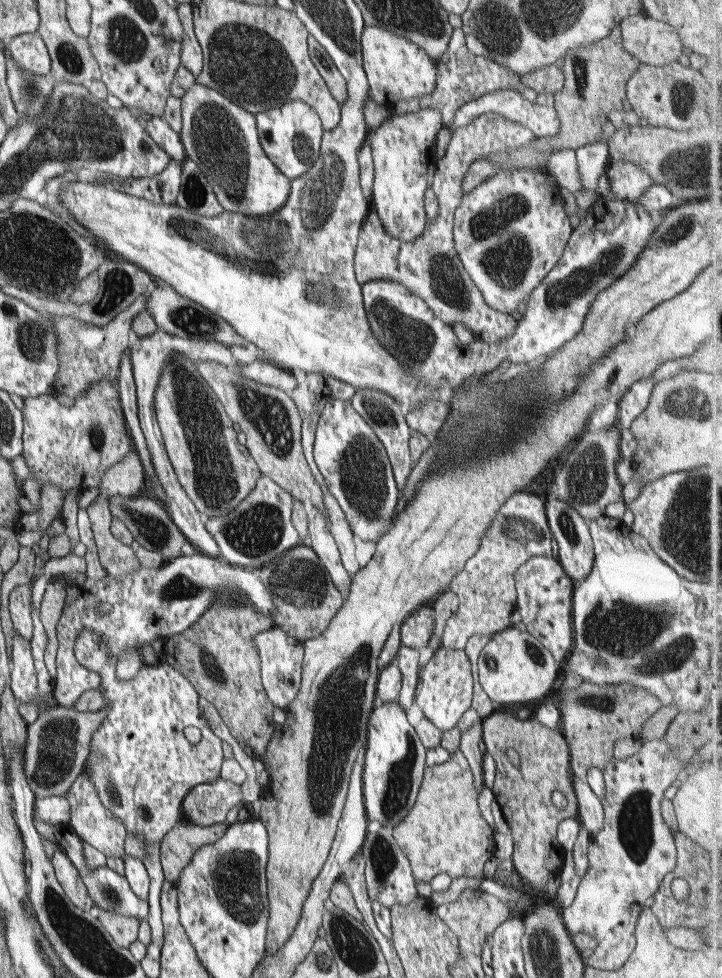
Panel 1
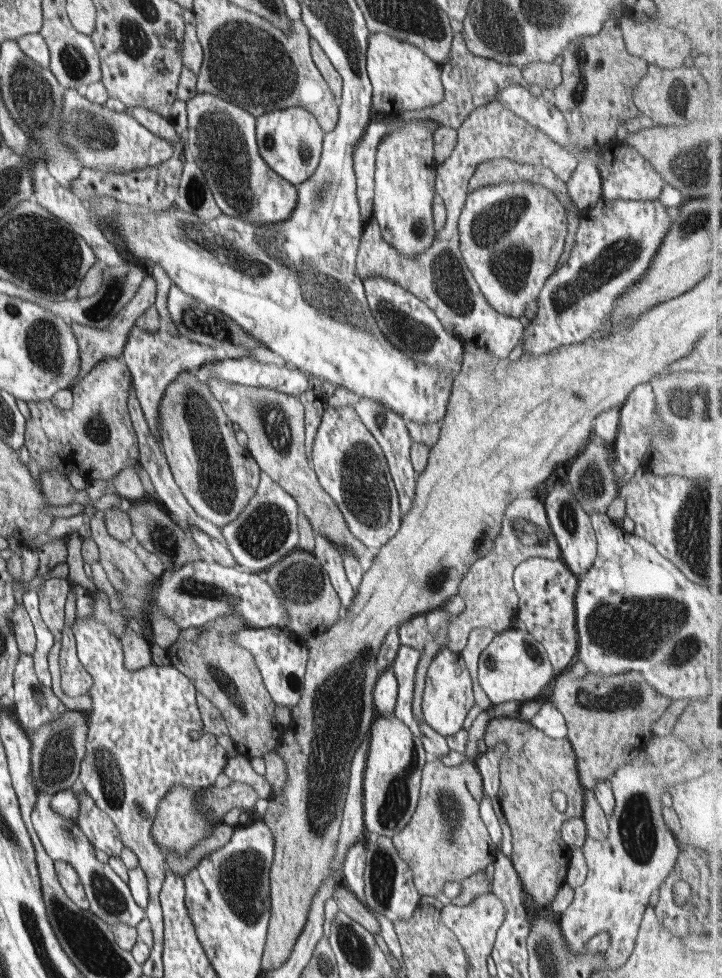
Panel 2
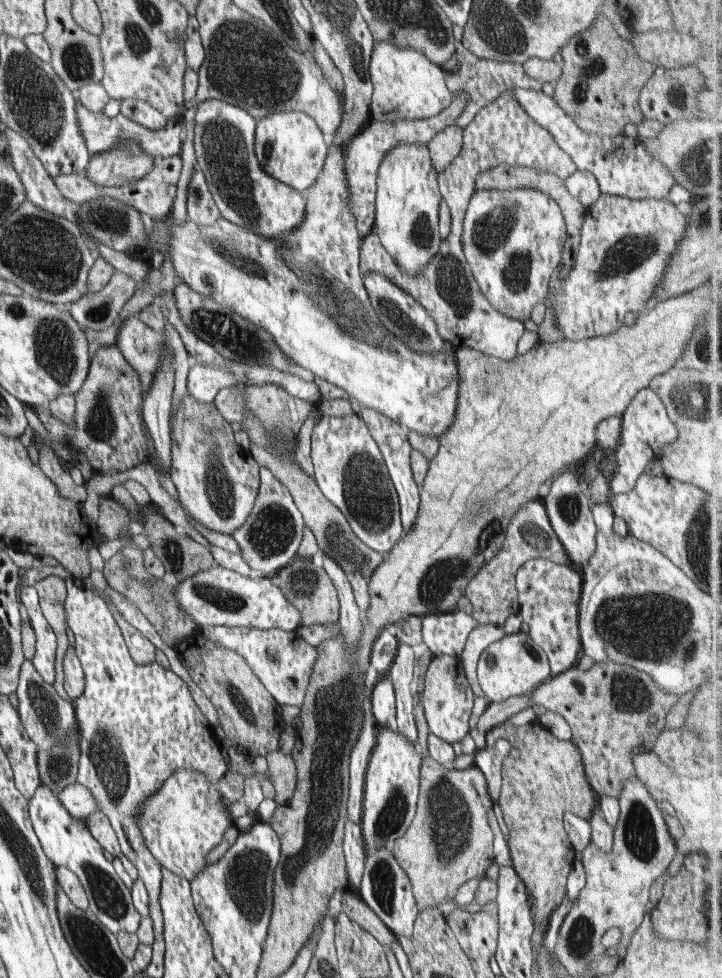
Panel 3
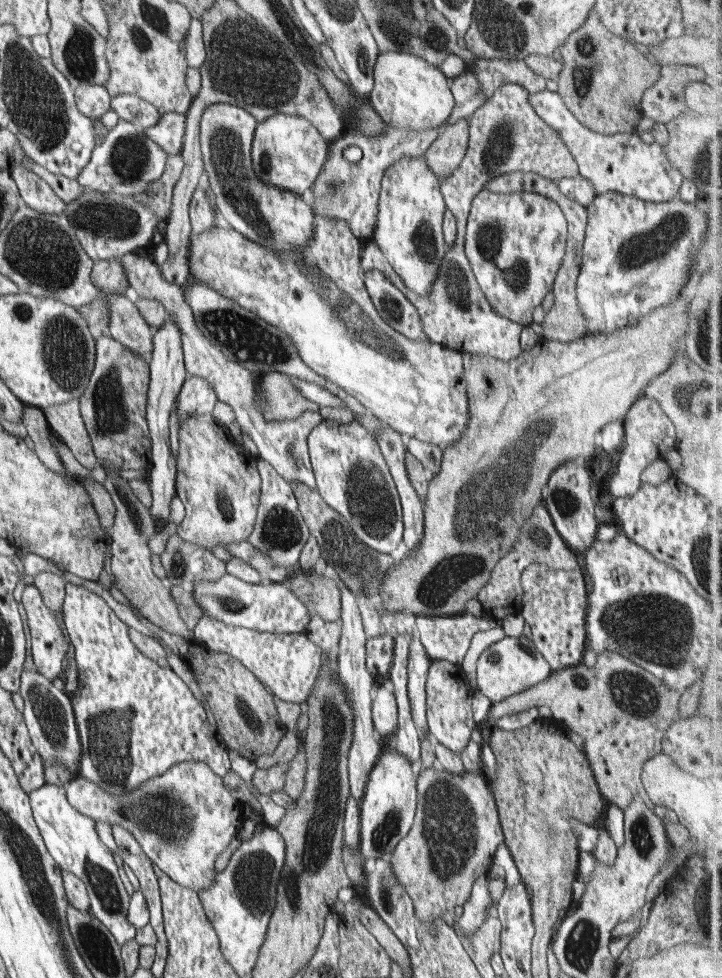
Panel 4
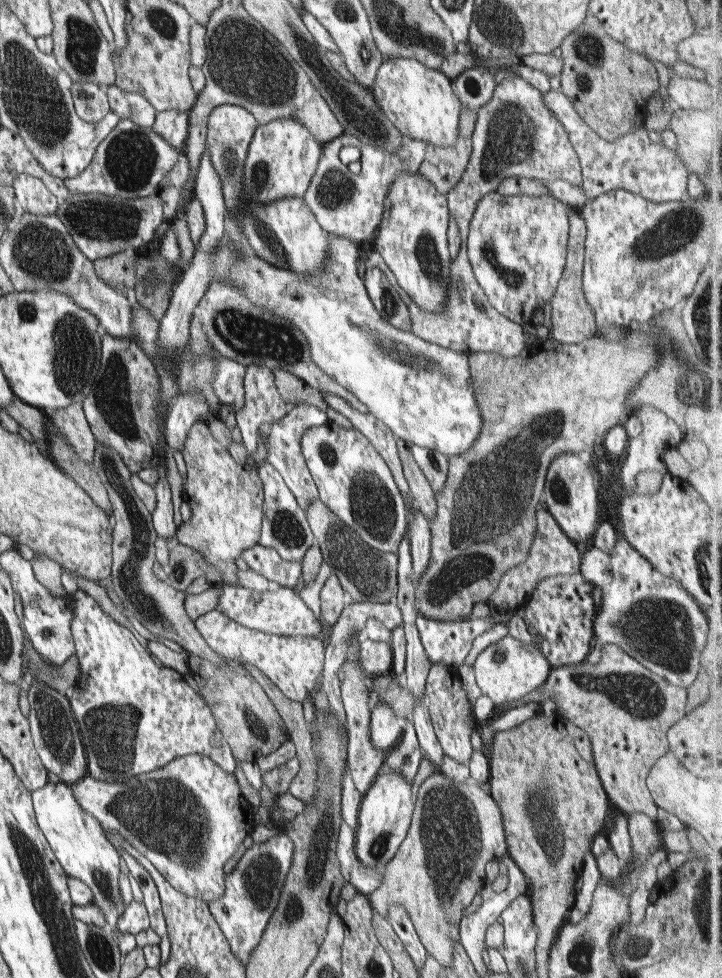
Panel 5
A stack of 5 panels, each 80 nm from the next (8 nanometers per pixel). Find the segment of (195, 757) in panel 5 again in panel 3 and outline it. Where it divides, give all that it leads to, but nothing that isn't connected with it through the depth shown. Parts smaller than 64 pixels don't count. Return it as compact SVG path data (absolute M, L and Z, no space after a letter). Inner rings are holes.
M185 768L164 780L137 812L137 826L152 856L161 867L189 882L207 866L208 853L223 841L225 833L235 828L233 824L217 784L204 773ZM77 780L65 786L62 792L57 793L57 797L73 817L84 819L101 810L97 800L93 799L95 796L92 791Z

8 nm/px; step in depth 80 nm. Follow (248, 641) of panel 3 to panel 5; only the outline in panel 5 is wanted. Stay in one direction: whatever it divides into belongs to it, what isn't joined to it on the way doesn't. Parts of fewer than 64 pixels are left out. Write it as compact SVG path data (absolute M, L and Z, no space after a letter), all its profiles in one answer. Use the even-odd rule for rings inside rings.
M212 610L195 620L196 628L208 646L226 659L246 661L256 665L289 699L302 702L323 674L326 644L310 636L282 636L252 630Z

